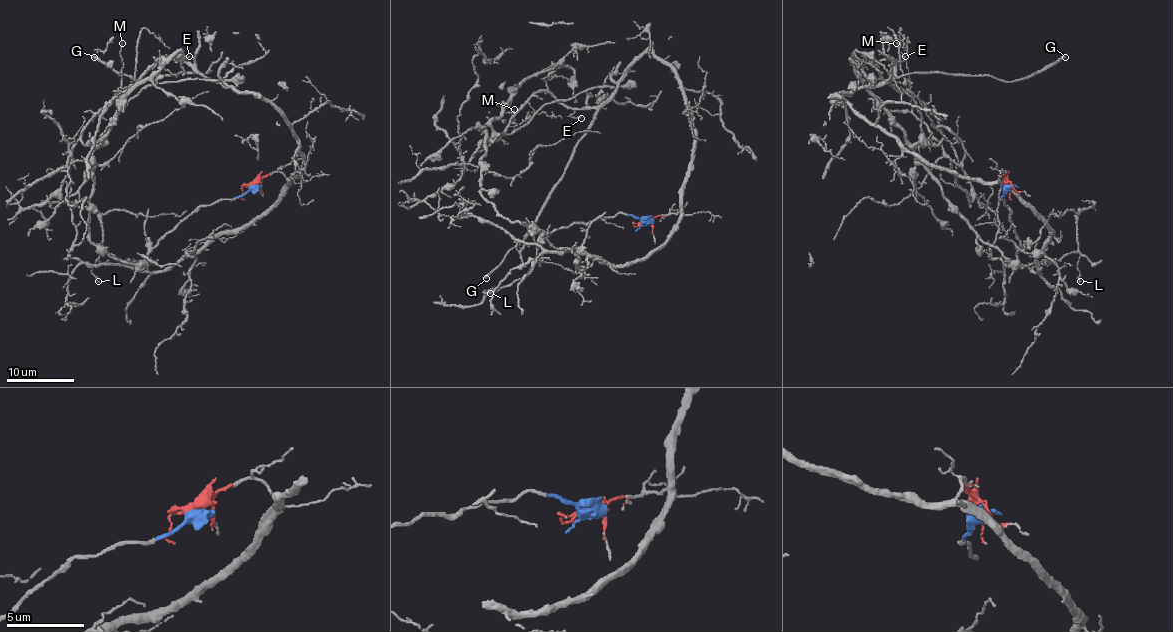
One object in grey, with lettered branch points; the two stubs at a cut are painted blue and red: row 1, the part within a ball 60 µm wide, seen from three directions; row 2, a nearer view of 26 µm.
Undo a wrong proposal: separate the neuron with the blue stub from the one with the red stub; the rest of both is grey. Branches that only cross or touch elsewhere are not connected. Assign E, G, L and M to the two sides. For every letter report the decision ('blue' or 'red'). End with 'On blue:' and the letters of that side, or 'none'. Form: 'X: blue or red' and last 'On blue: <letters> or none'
E: red
G: red
L: blue
M: red
On blue: L

